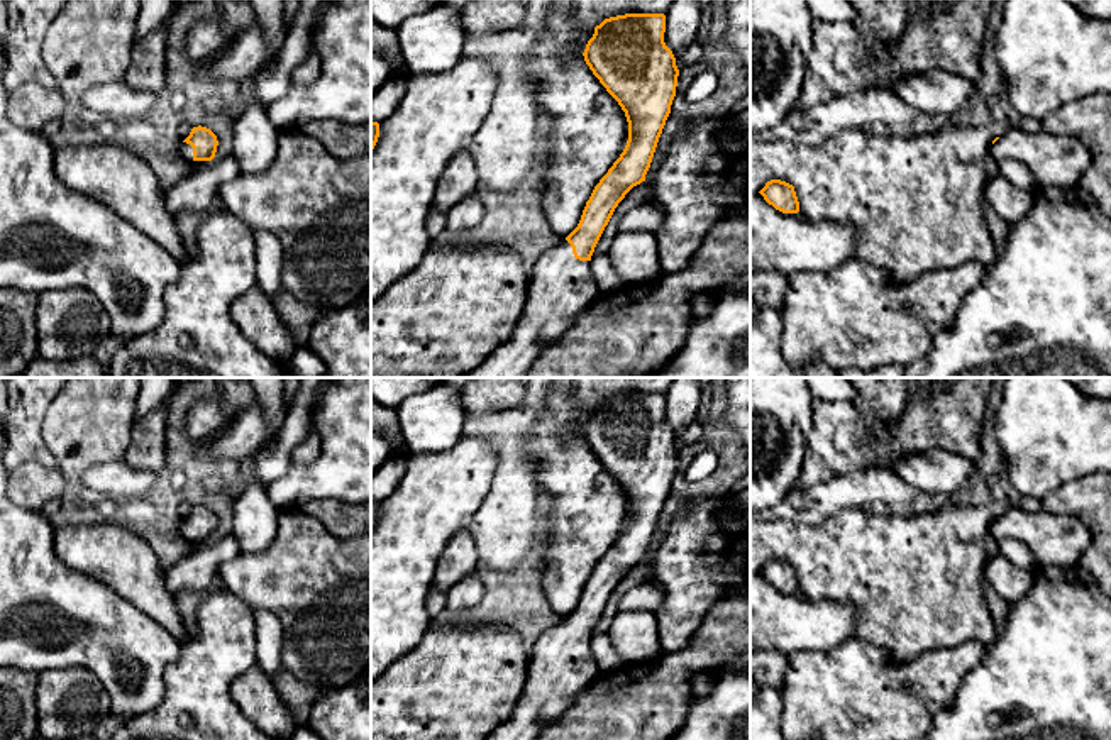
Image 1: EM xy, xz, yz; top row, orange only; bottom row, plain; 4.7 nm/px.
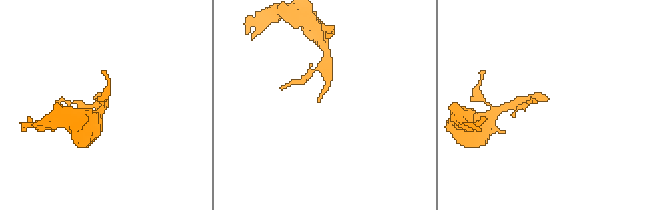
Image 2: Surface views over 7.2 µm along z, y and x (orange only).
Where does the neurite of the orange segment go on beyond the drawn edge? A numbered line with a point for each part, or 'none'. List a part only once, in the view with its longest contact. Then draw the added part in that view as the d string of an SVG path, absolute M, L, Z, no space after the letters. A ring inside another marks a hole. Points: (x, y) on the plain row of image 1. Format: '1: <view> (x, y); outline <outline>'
1: xz (561, 666); outline M562 618L539 637L515 710L484 740L535 740L542 726L569 710L601 672L589 640L576 638L571 623Z

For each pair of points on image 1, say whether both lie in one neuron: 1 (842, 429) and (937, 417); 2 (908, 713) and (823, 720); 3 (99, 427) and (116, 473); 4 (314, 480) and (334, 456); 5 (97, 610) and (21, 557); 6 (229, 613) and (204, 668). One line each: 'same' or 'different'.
1: same
2: same
3: different
4: same
5: same
6: same

